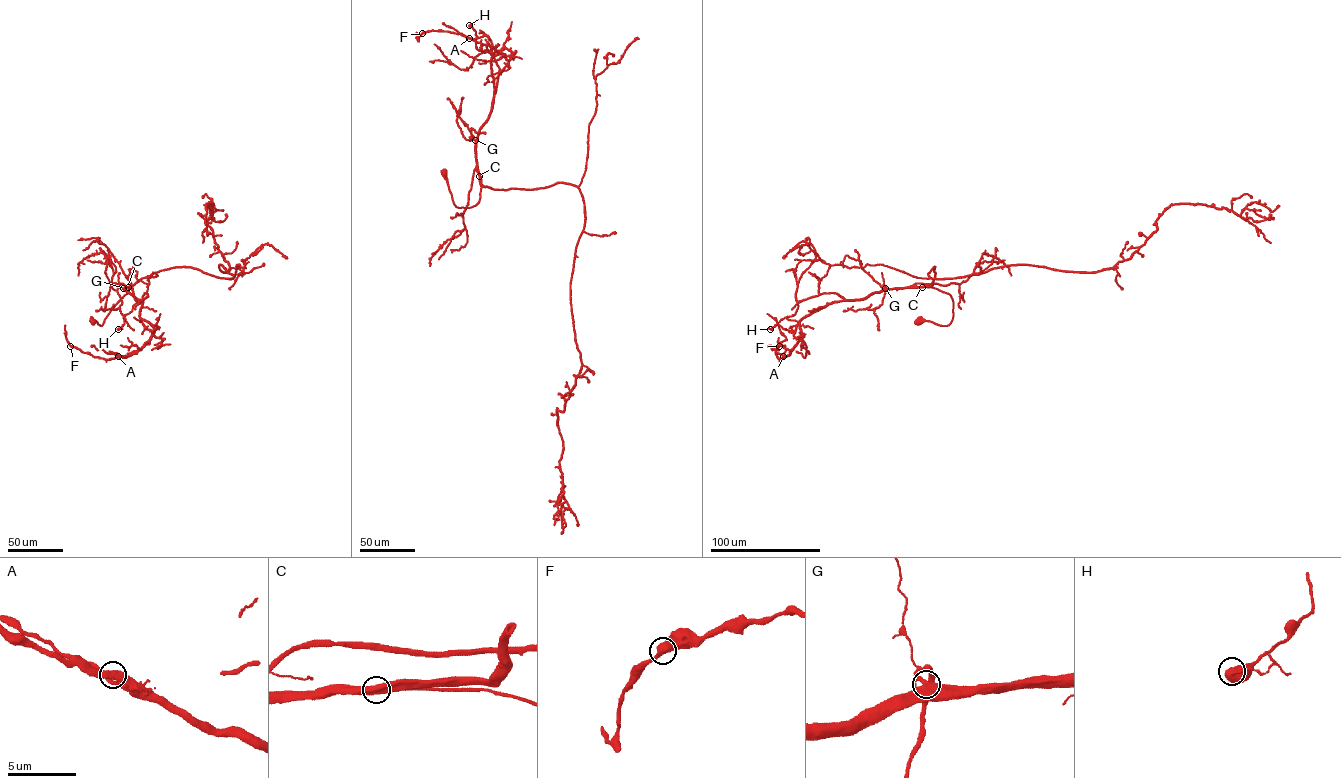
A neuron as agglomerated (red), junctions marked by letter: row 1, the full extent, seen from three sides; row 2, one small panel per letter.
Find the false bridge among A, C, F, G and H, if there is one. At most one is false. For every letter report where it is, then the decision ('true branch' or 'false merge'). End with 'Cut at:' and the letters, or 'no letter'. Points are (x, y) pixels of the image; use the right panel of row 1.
A: place (783, 356); true branch
C: place (922, 287); true branch
F: place (779, 346); true branch
G: place (885, 288); true branch
H: place (770, 329); true branch
Cut at: no letter

